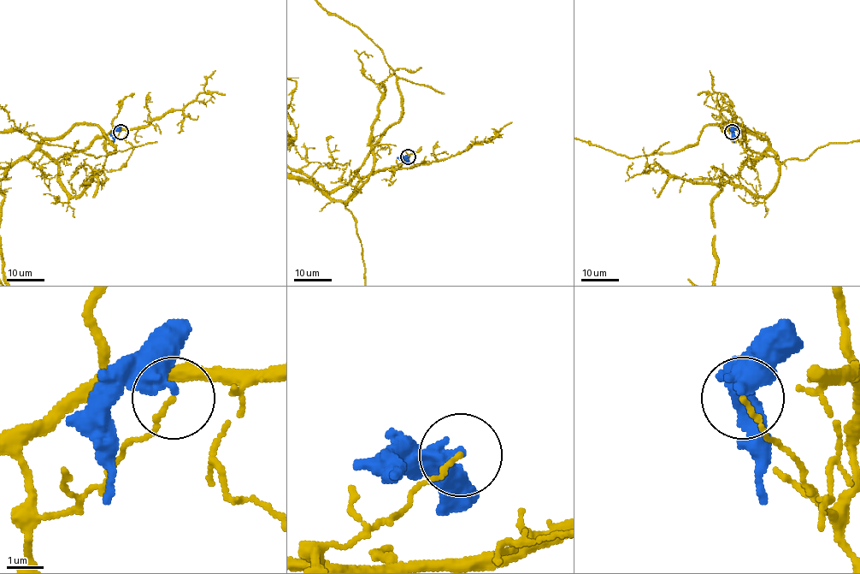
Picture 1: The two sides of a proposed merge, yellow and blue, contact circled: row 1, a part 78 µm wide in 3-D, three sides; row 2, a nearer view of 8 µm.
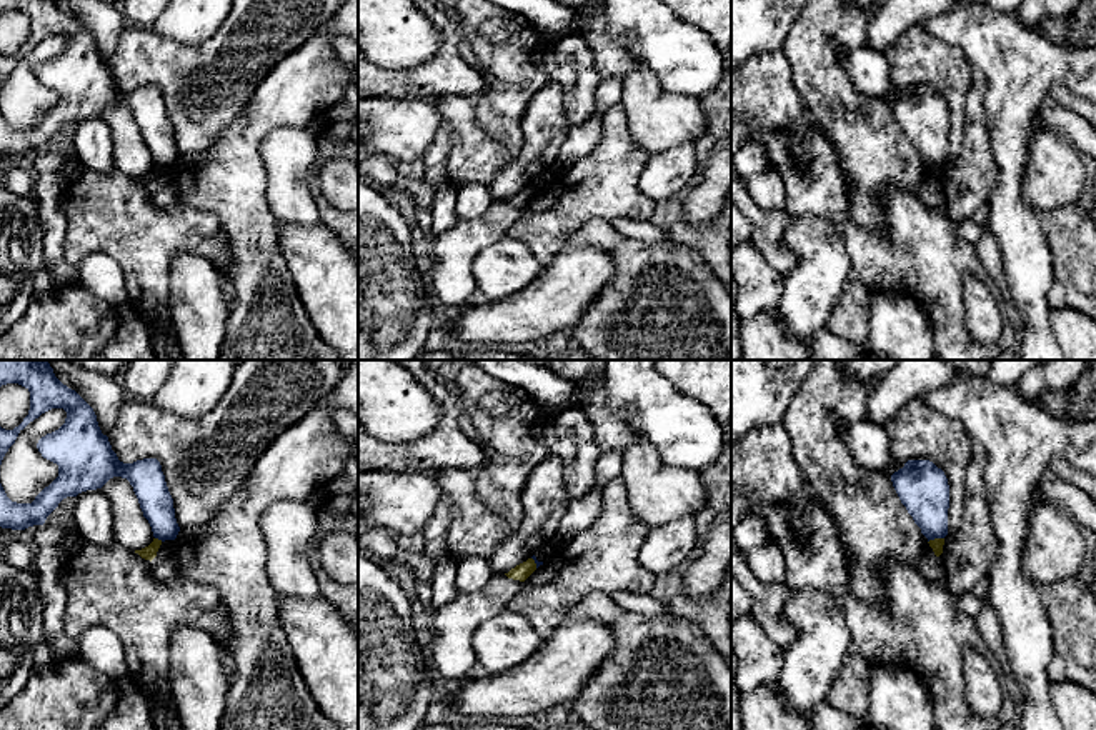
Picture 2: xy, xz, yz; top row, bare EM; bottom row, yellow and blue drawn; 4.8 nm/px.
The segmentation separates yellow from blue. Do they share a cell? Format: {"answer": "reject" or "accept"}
{"answer": "reject"}

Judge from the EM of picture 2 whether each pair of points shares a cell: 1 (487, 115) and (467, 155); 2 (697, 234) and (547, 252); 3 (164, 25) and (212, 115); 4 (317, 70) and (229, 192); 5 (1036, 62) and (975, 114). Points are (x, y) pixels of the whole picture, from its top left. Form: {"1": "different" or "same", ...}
{"1": "same", "2": "different", "3": "different", "4": "same", "5": "different"}

